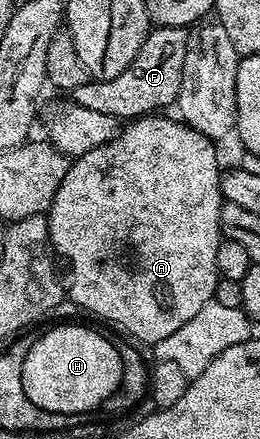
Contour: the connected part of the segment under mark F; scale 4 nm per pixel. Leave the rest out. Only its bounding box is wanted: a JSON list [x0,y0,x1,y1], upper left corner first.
[73,26,189,121]

